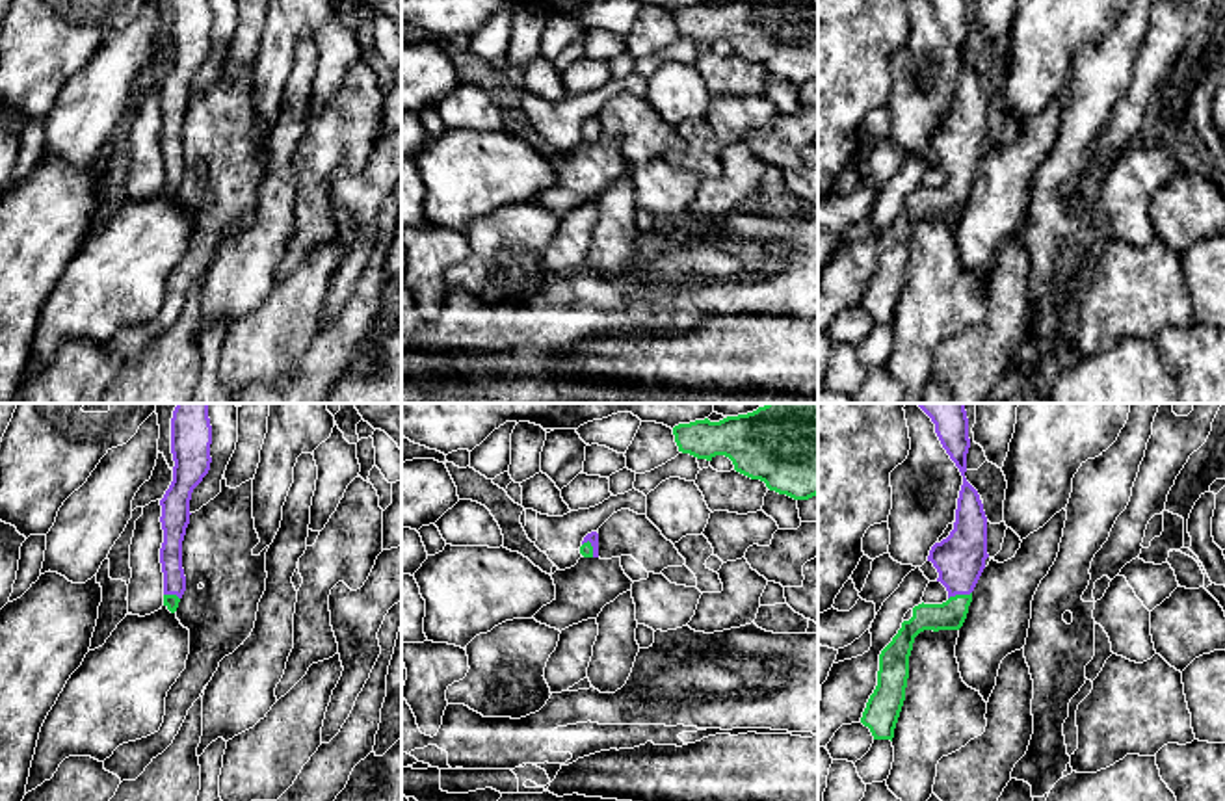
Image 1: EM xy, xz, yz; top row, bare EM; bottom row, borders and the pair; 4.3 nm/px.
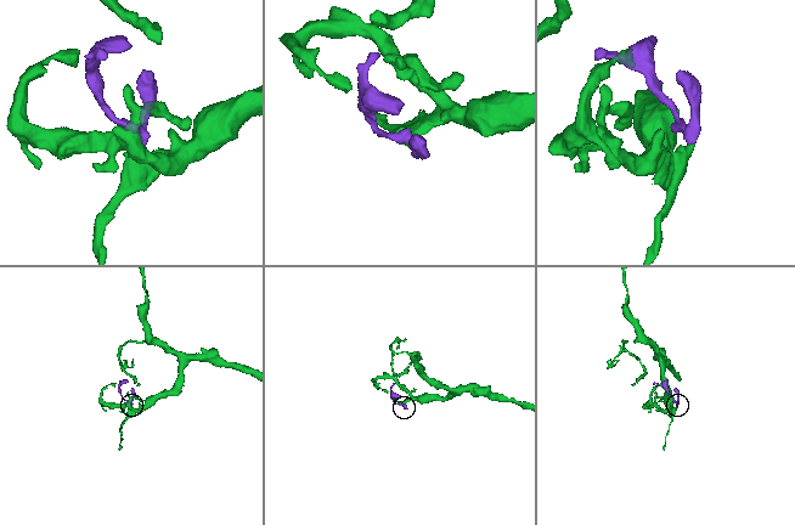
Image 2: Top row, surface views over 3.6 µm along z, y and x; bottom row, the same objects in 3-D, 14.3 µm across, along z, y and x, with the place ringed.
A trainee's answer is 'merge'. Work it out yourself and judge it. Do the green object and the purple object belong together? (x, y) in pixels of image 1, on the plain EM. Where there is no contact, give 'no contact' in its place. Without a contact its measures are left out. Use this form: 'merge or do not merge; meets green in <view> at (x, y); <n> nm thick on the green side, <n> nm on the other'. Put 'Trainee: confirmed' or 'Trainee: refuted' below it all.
merge; meets green in yz at (960, 179); 130 nm thick on the green side, 220 nm on the other
Trainee: confirmed

